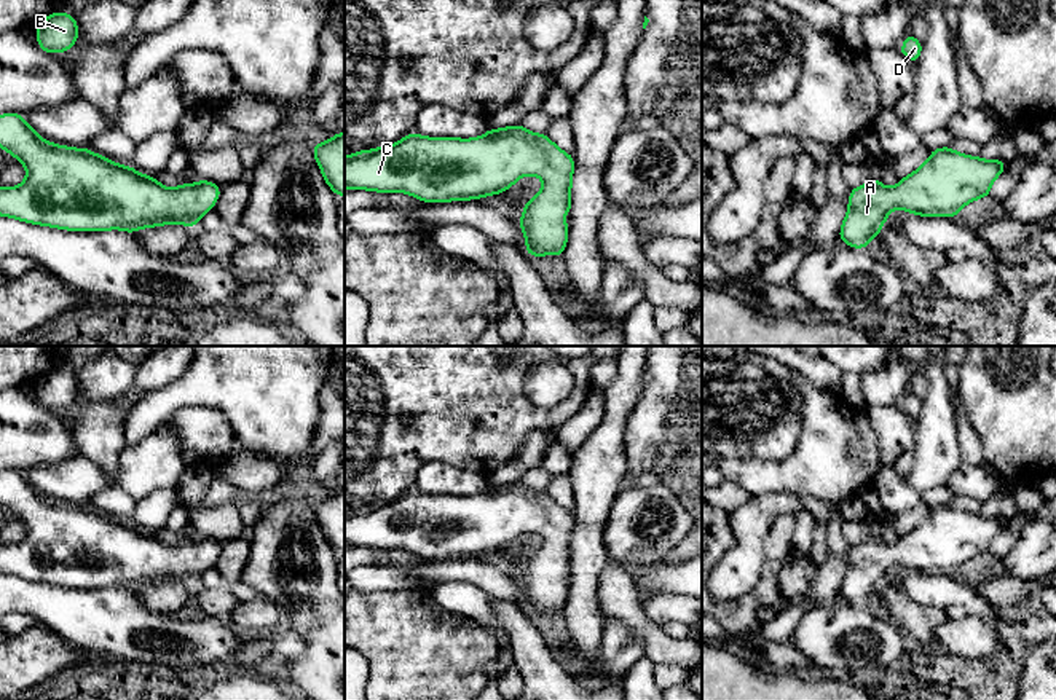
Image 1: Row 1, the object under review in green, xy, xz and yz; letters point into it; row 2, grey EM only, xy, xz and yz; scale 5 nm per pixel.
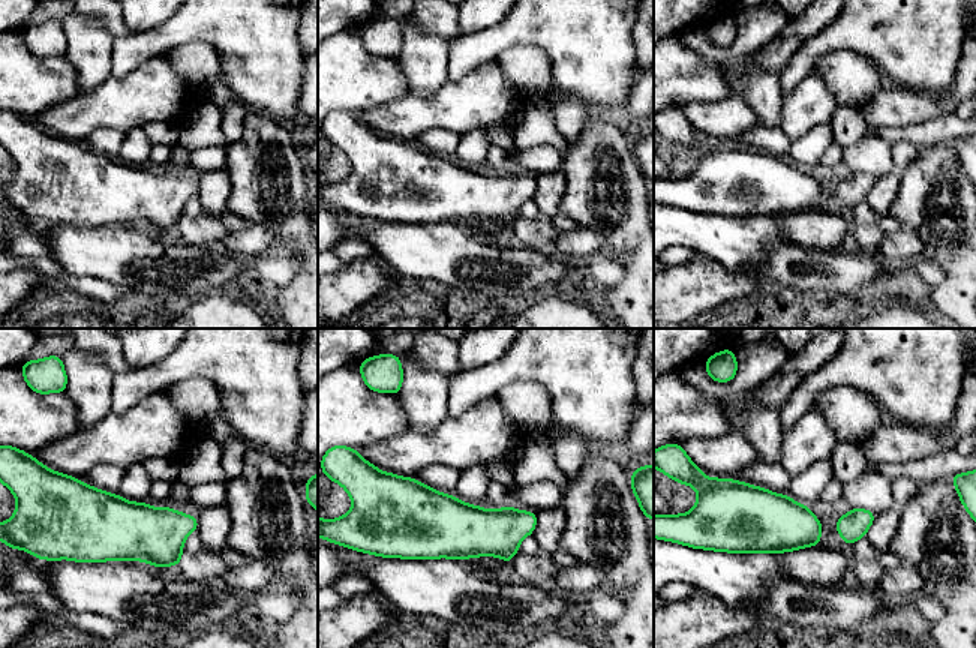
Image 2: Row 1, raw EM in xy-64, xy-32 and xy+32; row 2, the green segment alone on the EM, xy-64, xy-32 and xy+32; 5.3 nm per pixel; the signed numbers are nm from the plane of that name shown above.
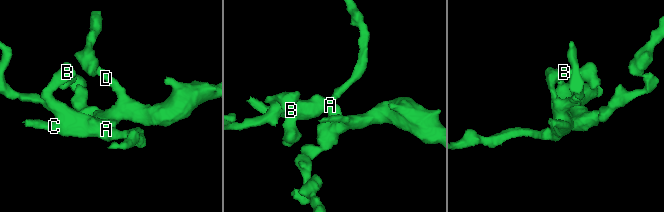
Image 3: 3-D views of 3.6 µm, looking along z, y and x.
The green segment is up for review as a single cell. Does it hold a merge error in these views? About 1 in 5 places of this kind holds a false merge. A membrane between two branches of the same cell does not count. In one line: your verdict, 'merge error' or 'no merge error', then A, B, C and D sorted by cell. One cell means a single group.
no merge error | A B C D

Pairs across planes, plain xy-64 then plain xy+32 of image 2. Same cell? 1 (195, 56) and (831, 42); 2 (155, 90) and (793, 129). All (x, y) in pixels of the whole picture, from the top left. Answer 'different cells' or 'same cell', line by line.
1: different cells
2: same cell

